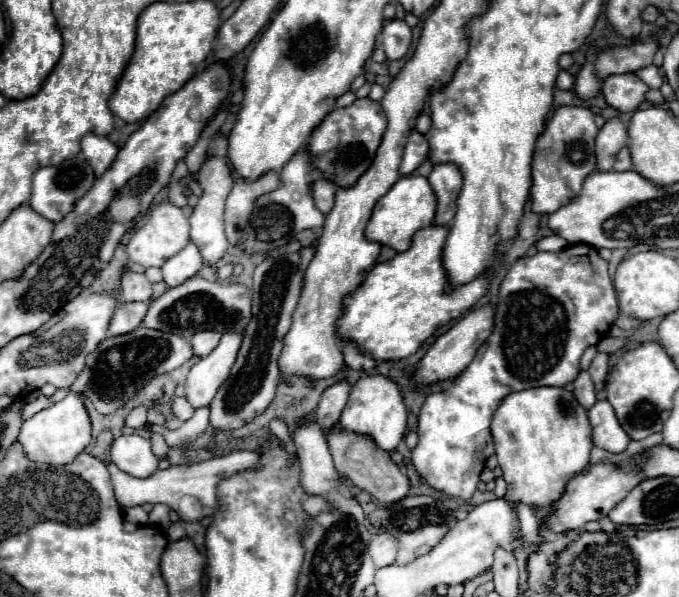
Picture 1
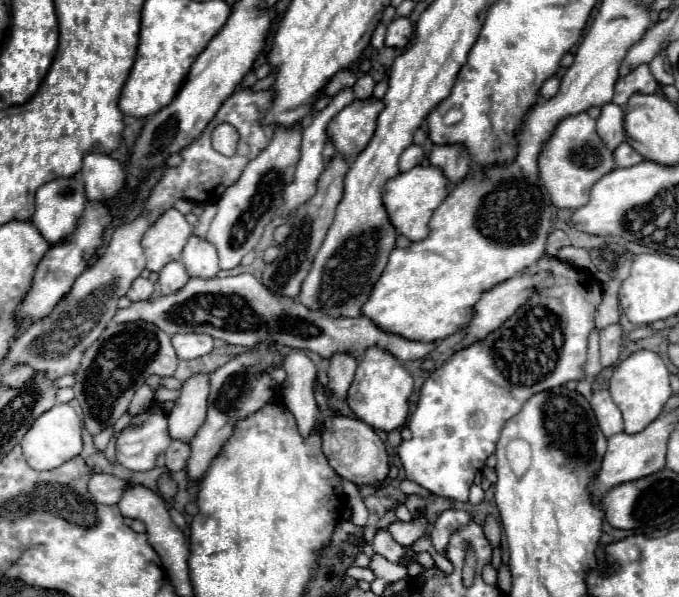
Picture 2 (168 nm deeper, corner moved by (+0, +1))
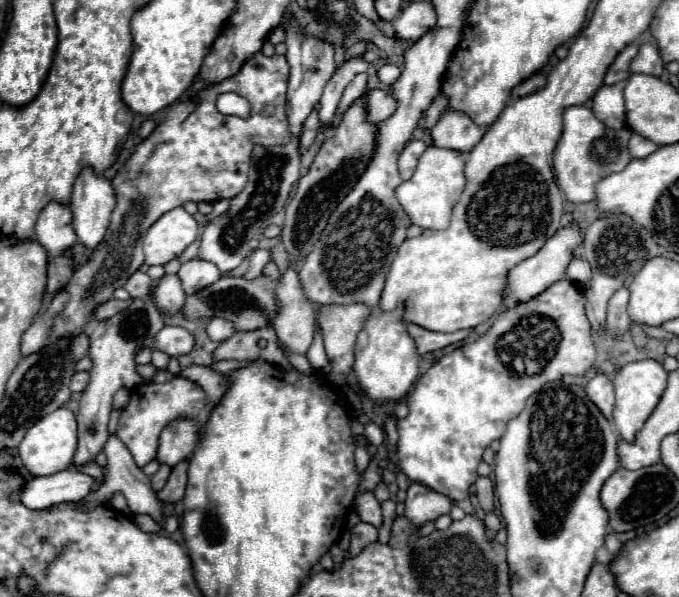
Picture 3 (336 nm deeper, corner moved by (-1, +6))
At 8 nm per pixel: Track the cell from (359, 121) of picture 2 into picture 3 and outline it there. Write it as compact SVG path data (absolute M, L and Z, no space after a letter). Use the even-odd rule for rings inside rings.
M385 90L367 92L367 120L371 124L379 124L387 120L395 110L397 110L397 102L391 92L385 92Z

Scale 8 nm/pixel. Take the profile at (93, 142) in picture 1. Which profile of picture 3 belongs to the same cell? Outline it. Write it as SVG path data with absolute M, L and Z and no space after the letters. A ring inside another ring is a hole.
M83 168L73 184L71 212L73 230L85 248L95 248L103 240L109 216L115 208L115 192L111 182L91 168Z

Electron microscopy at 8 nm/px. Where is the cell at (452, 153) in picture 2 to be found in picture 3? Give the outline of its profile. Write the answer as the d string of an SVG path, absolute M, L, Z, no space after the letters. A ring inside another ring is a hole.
M445 110L437 124L431 128L431 138L435 146L469 152L479 142L483 132L485 128L477 126L467 114L457 110Z

